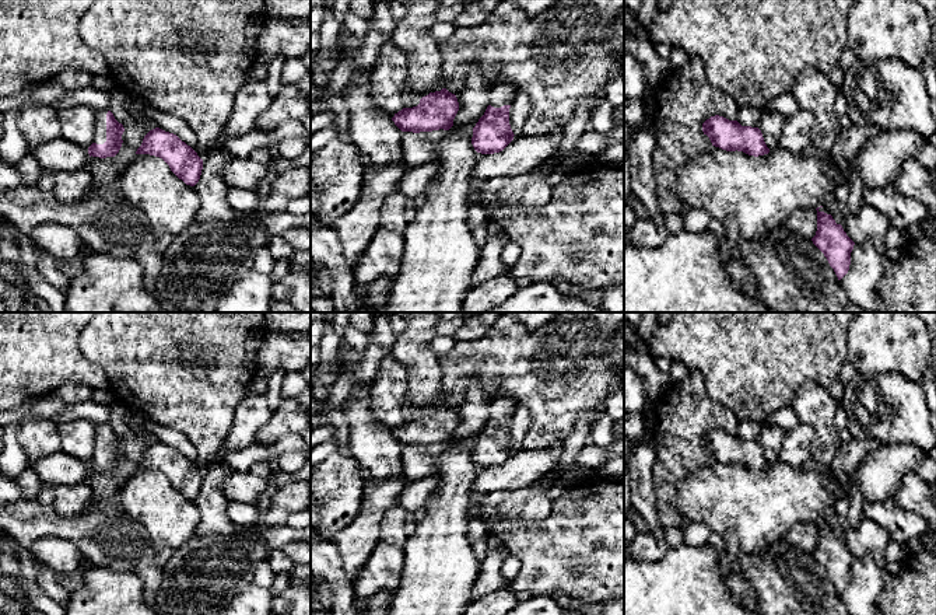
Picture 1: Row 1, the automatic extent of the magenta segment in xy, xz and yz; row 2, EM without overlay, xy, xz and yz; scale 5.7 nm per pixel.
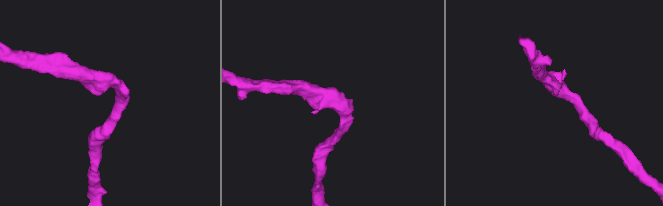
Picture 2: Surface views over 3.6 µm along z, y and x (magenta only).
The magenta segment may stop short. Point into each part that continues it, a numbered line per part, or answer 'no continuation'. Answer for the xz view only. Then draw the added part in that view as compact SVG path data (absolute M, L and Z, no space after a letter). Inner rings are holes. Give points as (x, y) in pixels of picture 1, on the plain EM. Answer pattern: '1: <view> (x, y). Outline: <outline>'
1: xz (501, 408). Outline: M497 396L490 405L490 419L501 422L511 419L518 409L518 399L515 396Z

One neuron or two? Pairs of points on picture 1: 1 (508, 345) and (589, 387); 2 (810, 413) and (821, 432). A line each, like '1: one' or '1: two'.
1: one
2: one

